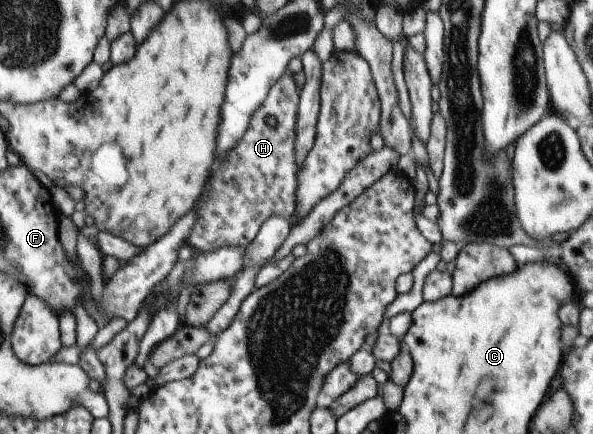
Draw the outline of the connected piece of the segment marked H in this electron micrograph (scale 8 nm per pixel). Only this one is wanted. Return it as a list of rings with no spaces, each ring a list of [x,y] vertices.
[[[282,73],[270,86],[265,99],[249,118],[241,139],[231,148],[229,157],[221,164],[210,182],[207,199],[197,208],[195,223],[191,226],[186,244],[195,252],[205,253],[224,246],[246,246],[256,236],[262,223],[270,216],[290,218],[295,211],[295,122],[299,90],[292,77]]]

